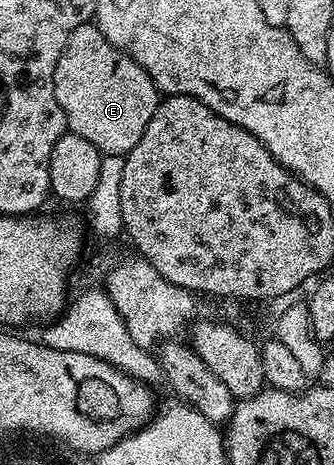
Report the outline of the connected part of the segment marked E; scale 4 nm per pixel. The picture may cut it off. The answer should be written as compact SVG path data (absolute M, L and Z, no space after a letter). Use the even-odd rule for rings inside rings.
M93 23L71 31L67 47L59 55L53 82L68 132L83 135L102 155L110 157L124 157L133 150L159 104L159 90L151 75L135 59L116 49Z

